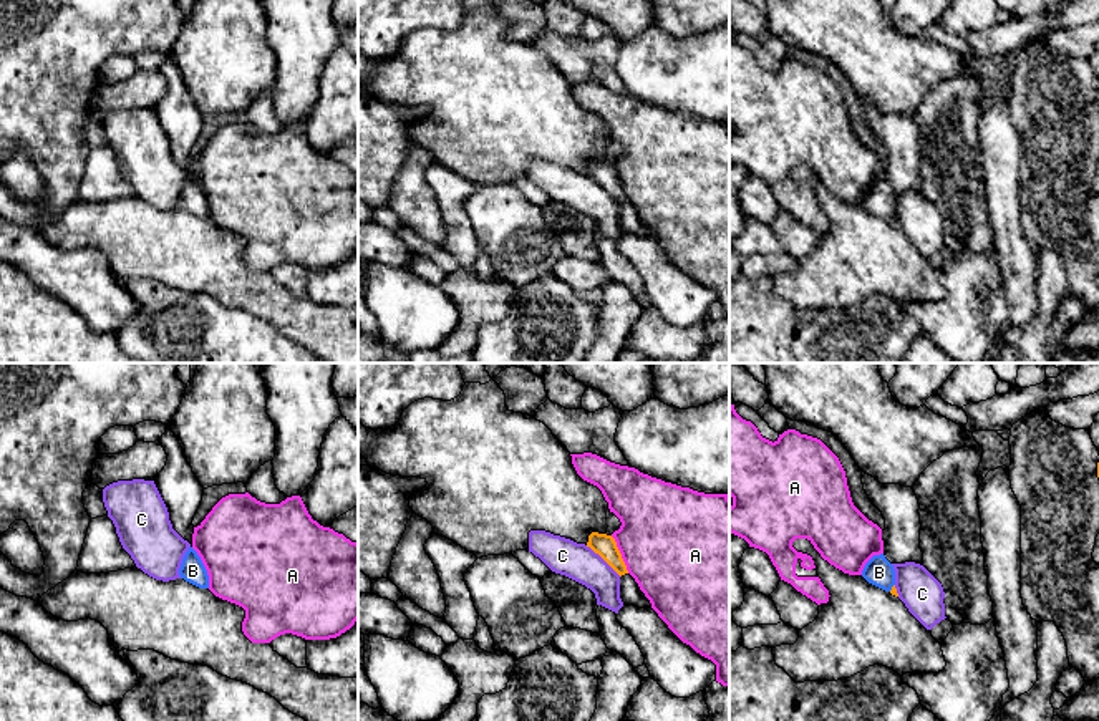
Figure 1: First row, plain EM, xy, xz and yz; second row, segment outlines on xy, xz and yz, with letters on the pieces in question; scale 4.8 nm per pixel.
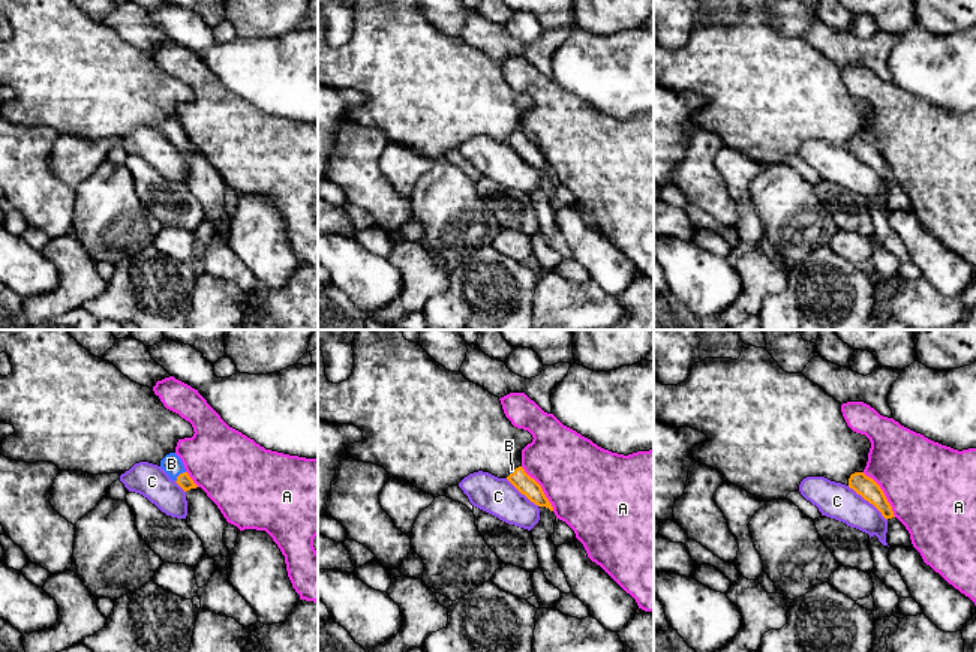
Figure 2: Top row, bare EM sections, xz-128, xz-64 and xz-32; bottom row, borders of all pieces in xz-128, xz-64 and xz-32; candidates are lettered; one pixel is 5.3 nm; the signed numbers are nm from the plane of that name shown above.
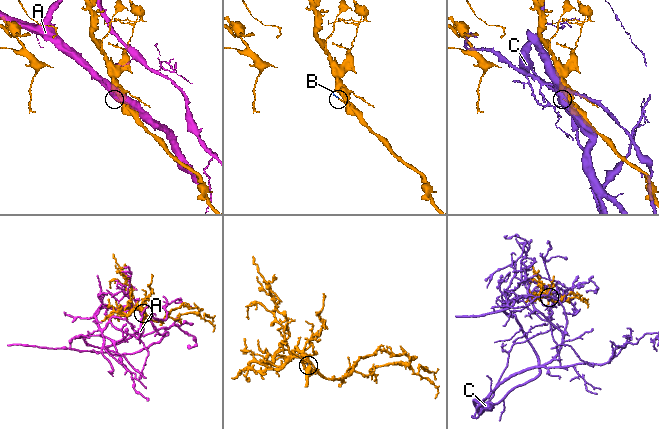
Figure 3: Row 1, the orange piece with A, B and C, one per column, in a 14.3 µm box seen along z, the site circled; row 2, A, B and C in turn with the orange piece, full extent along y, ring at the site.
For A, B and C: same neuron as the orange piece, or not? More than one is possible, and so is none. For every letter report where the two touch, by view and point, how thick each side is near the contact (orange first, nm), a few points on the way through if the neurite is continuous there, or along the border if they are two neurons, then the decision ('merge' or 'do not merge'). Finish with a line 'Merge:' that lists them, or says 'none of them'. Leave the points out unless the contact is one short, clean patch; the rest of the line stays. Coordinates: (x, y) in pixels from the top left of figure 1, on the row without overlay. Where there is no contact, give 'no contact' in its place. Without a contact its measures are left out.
A: xz (620, 183) | 110/500 nm | do not merge
B: yz (892, 216) | 30/140 nm | across yz (894, 219), (892, 216), (879, 201) | merge
C: xz (604, 188) | 110/180 nm | do not merge
Merge: B

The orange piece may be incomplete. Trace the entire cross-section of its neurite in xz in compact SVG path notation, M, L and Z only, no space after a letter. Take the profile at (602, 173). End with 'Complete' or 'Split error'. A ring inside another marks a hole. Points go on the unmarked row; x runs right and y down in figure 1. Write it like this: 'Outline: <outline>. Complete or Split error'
Outline: M592 161L587 176L598 182L620 206L628 202L617 171L612 164Z. Complete

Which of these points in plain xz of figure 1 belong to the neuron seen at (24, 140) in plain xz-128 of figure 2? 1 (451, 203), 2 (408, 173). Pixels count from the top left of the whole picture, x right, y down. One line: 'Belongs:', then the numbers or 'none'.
Belongs: 2

